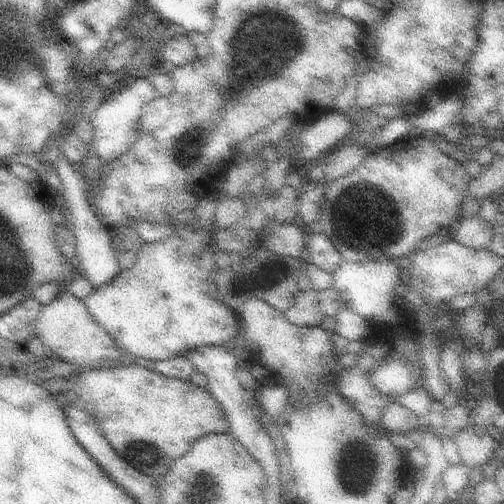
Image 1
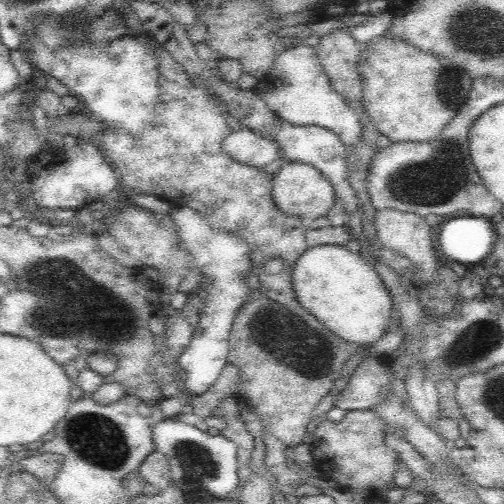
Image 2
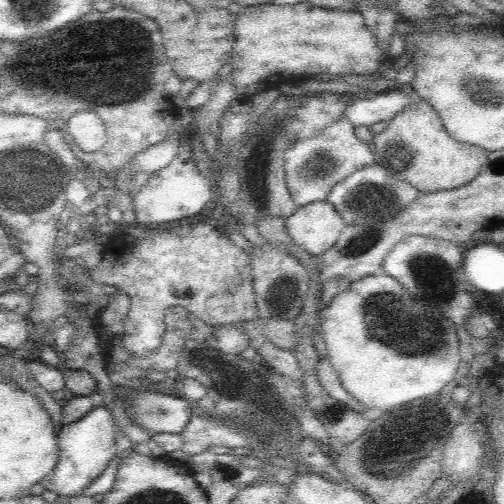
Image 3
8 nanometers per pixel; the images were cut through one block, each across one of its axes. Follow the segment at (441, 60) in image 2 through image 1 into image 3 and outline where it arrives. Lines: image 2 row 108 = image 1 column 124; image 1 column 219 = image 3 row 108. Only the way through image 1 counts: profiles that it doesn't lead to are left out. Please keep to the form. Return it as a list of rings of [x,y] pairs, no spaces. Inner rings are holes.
[[[416,98],[412,106],[396,116],[382,134],[376,134],[370,146],[376,154],[376,162],[388,168],[392,180],[406,182],[420,194],[440,194],[468,186],[490,156],[486,150],[452,140],[436,110],[422,98]]]

